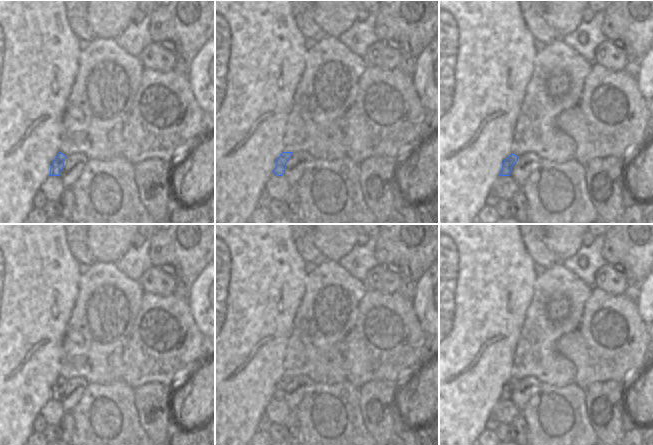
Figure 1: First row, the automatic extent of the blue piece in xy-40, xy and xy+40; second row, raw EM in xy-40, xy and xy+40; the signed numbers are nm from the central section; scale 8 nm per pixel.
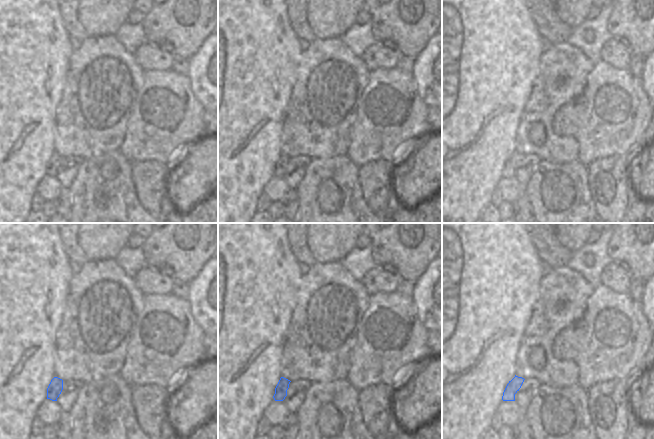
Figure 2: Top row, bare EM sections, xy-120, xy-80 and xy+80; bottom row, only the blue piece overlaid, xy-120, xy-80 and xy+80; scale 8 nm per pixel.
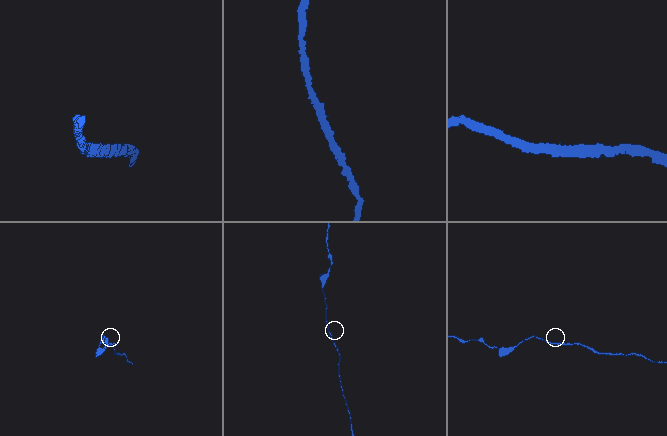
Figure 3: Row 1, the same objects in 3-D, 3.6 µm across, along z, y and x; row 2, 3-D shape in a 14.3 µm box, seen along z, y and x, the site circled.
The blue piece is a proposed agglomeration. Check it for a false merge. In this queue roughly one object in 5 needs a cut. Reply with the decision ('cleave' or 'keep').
keep

